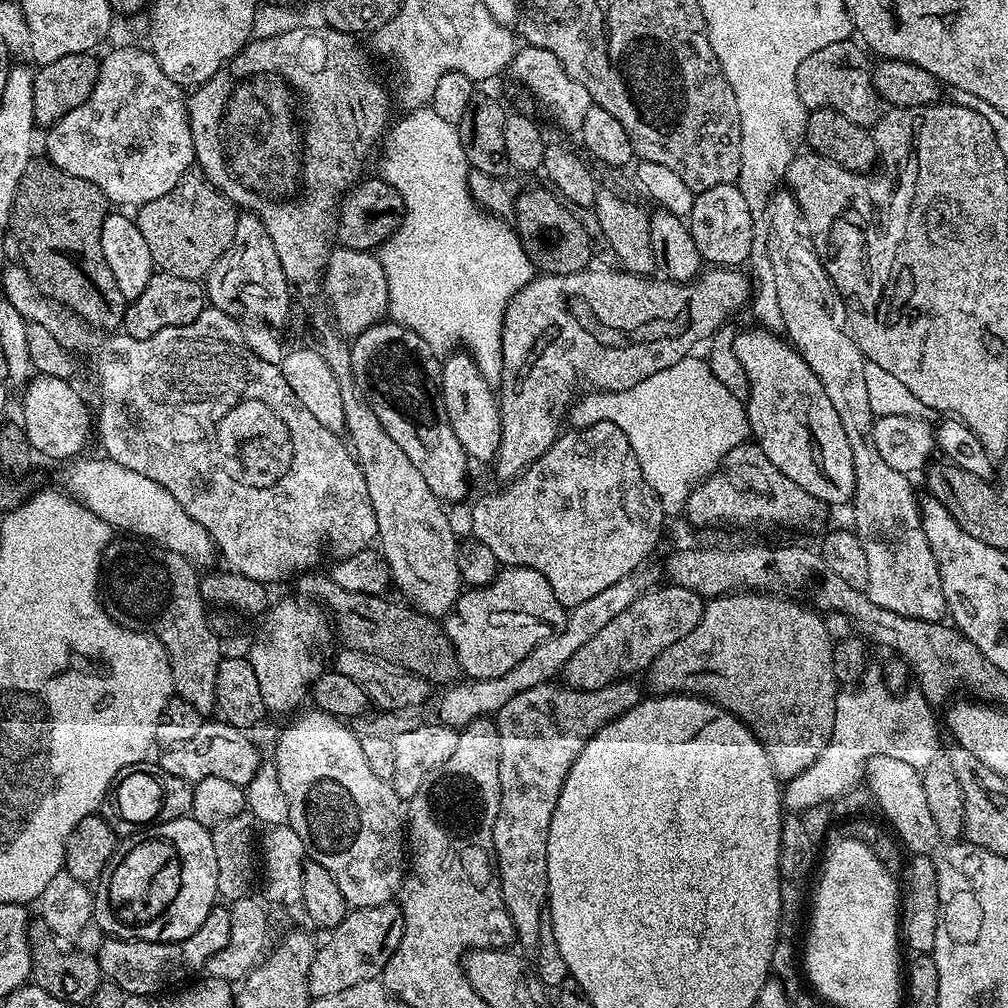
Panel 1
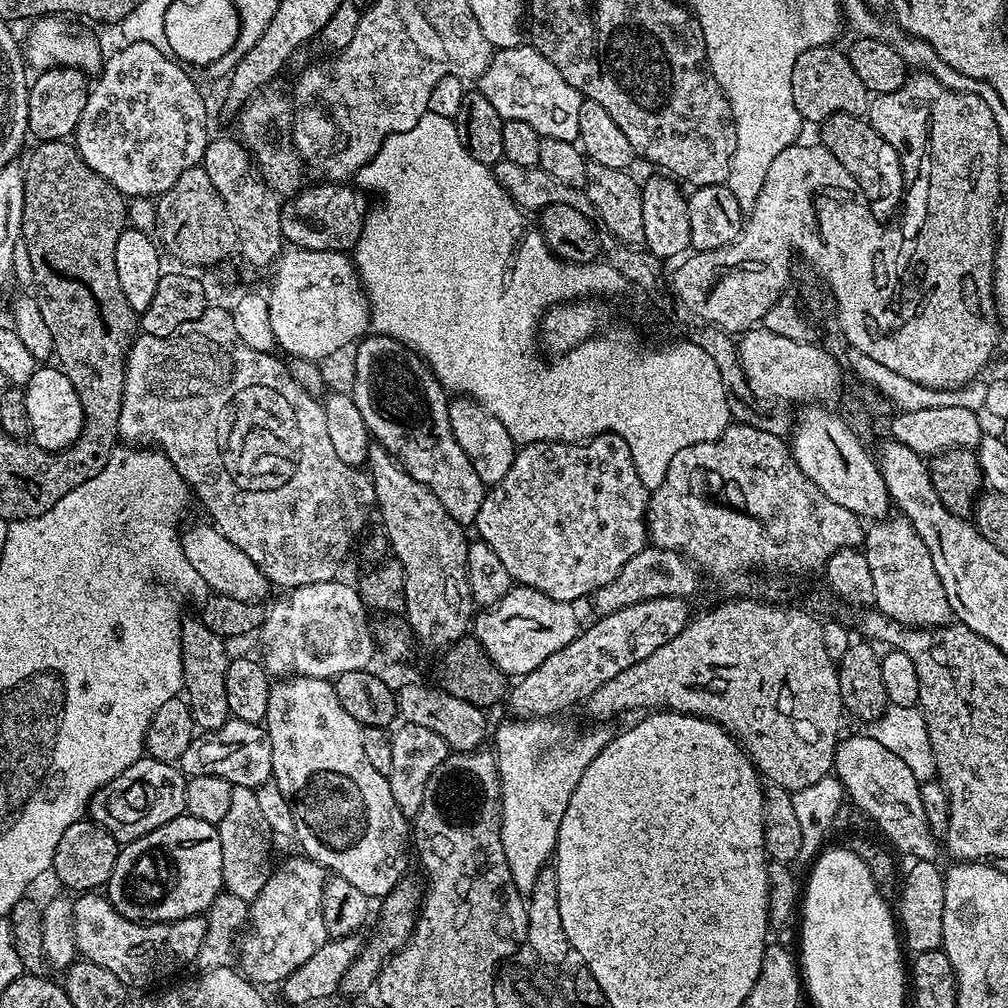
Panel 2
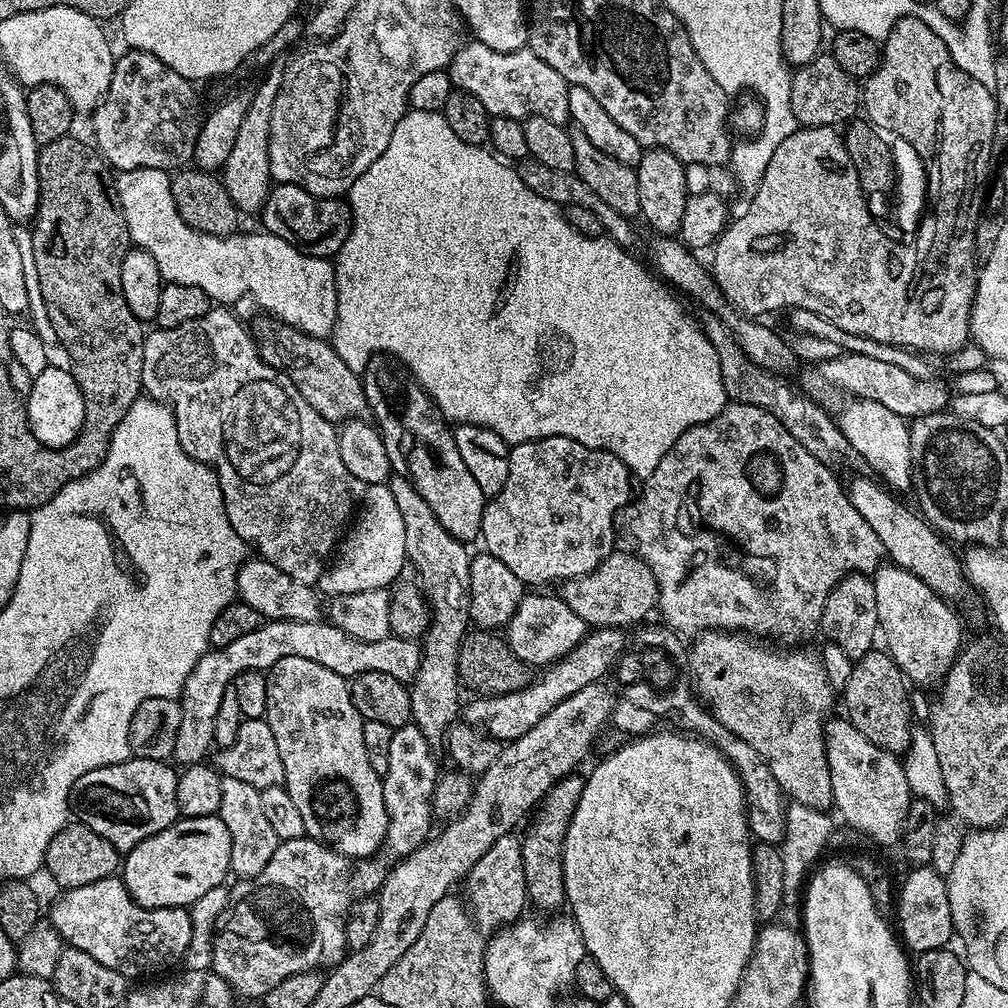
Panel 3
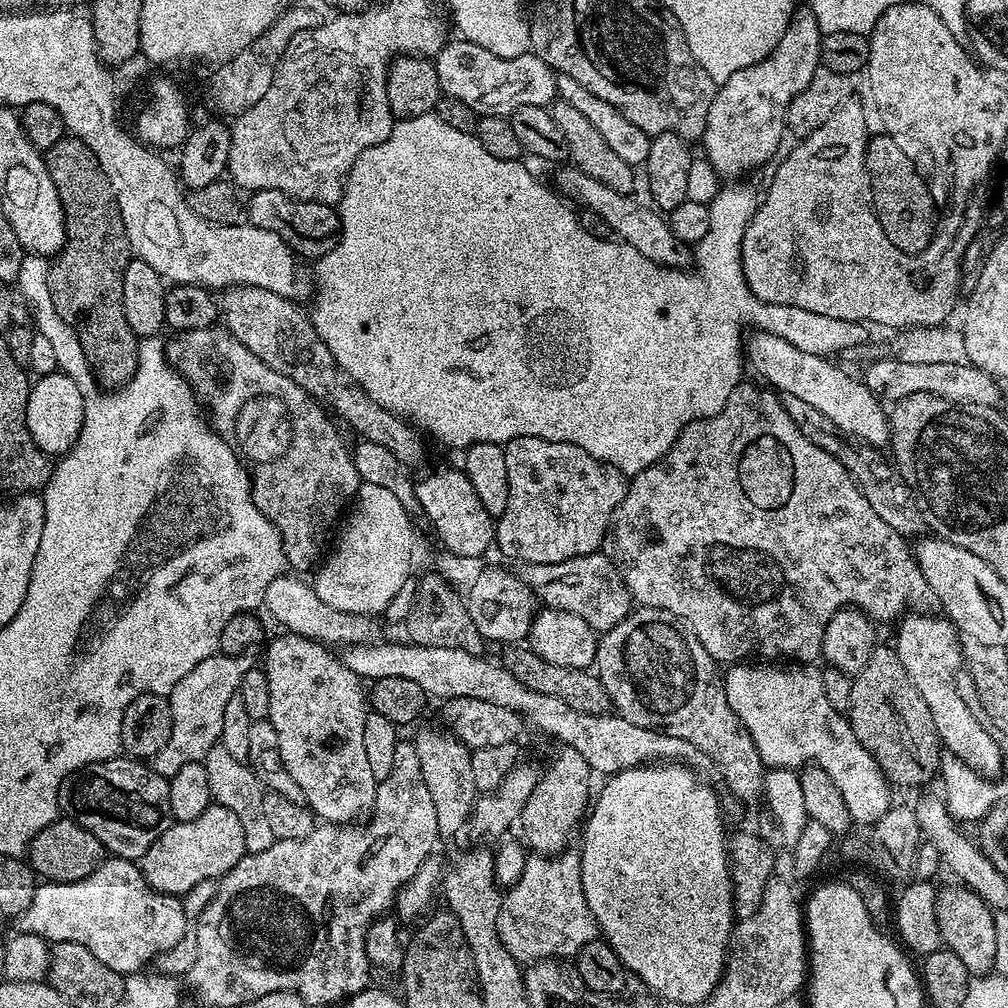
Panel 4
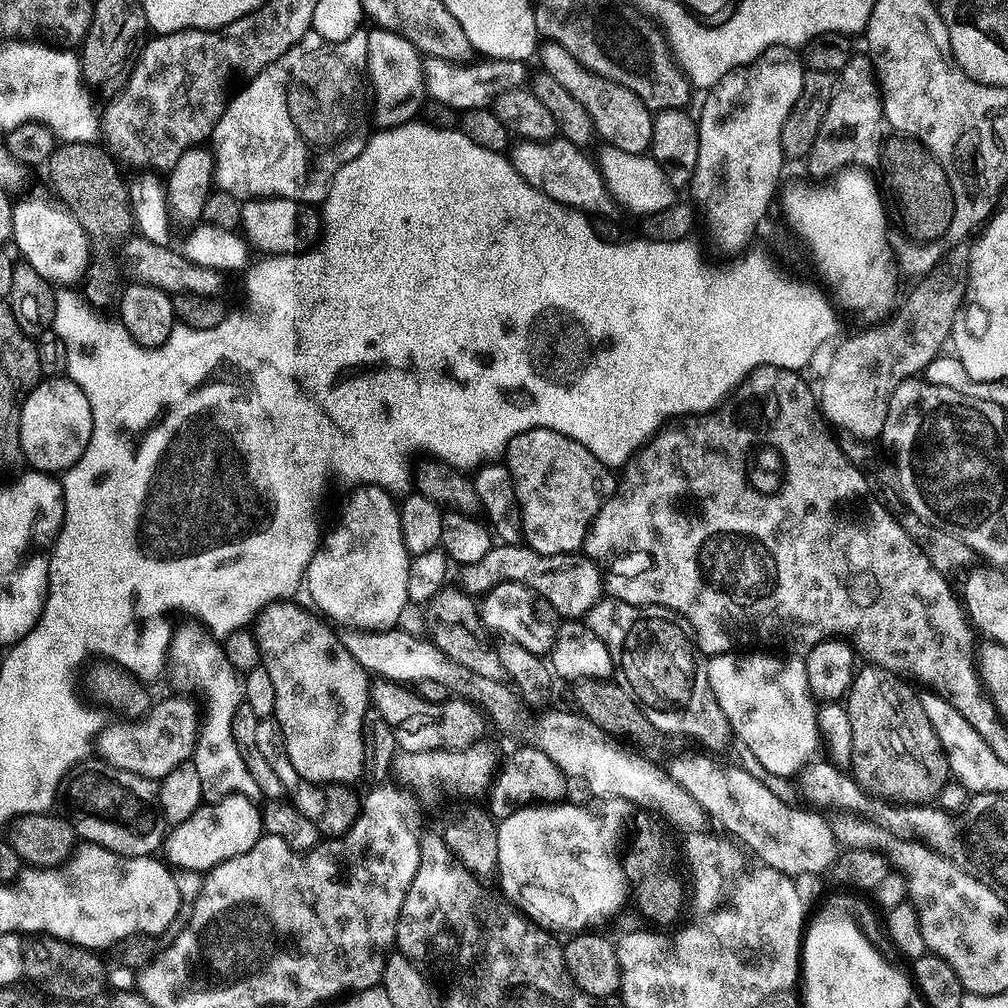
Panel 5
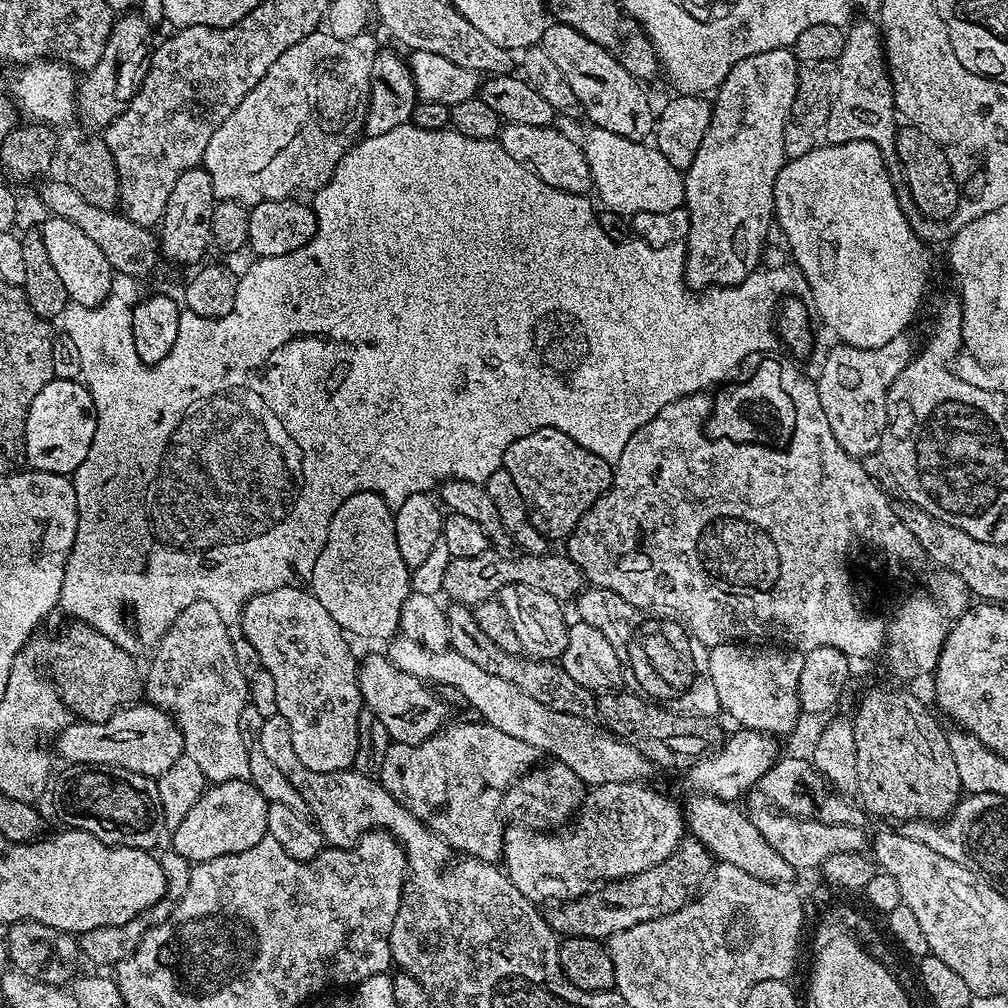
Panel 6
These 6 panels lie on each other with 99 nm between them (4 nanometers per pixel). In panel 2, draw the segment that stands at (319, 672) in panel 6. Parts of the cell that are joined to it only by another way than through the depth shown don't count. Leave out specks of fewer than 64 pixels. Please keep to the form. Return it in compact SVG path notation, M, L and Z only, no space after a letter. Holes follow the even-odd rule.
M297 674L277 679L270 690L270 706L266 706L263 727L268 733L272 747L272 779L275 780L278 790L282 790L286 802L290 802L290 810L294 814L299 831L316 839L316 848L306 852L307 859L318 862L331 875L341 876L351 885L356 886L358 890L362 890L362 894L369 898L388 896L390 890L394 890L394 886L398 886L398 882L405 879L407 873L404 871L408 868L408 848L410 852L410 820L402 814L398 802L394 802L391 779L378 774L378 770L374 770L374 765L367 760L362 746L362 725L354 718L350 718L348 711L342 710L342 702L338 702L335 683L328 678L306 677Z

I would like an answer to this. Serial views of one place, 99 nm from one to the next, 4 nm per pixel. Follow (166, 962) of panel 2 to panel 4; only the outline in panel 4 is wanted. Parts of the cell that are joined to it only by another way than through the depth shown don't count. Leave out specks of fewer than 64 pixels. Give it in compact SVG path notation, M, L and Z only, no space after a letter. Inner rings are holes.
M108 858L84 880L69 884L41 883L29 908L18 917L18 928L20 932L29 932L49 942L78 942L78 946L86 946L94 958L106 962L110 970L127 974L147 969L159 952L173 948L189 931L190 916L188 920L187 914L185 901L181 897L165 896L148 885L139 863Z

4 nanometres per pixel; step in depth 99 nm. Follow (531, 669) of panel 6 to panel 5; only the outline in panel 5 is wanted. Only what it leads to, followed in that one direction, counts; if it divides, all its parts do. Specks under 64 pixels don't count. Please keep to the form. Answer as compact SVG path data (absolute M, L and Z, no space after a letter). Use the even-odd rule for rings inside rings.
M442 587L423 605L422 611L425 628L423 631L427 639L431 640L434 646L438 646L438 650L442 650L442 654L446 654L454 663L460 664L464 670L477 677L497 682L505 679L504 668L499 661L499 651L492 649L492 644L488 641L490 632L480 620L477 601L463 588Z

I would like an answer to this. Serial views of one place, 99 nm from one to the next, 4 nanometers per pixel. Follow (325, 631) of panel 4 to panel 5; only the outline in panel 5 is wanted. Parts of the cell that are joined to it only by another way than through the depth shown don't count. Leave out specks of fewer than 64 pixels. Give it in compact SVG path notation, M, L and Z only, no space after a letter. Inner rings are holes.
M400 626L383 630L345 627L339 633L342 646L346 646L346 650L350 650L350 654L354 654L358 663L373 677L380 676L376 678L383 678L388 682L401 682L408 686L421 684L424 680L442 682L445 686L459 683L464 673L461 665L442 654L442 650L438 650L438 646L434 646L431 640L420 636L415 636L412 632L403 632Z

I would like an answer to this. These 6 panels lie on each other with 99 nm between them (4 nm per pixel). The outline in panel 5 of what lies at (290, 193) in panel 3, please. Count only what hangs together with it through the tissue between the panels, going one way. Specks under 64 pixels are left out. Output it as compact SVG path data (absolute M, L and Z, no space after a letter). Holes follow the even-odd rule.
M269 196L259 200L246 200L240 206L240 228L245 240L253 249L264 256L295 256L297 252L307 252L321 239L322 216L313 205L297 200L287 200L281 196Z

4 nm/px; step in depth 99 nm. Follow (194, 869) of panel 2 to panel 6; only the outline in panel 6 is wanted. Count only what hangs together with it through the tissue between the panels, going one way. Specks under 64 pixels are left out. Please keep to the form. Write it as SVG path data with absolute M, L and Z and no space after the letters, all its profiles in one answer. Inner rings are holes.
M227 780L205 787L198 802L194 802L194 810L186 814L182 826L171 829L171 851L182 854L182 858L189 862L199 862L250 850L254 842L268 835L268 805L268 801L258 794L256 787L248 780Z

